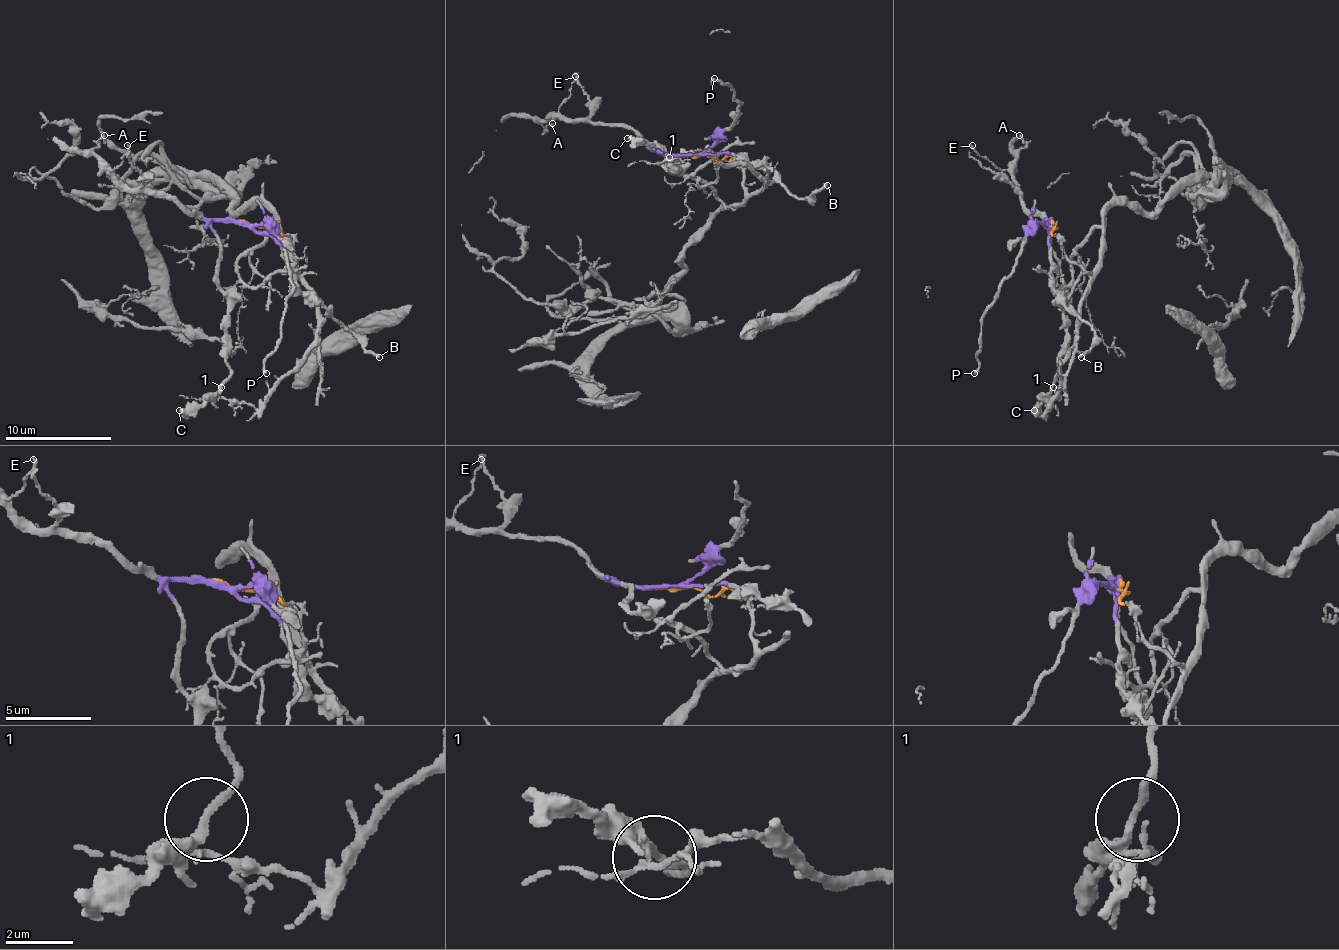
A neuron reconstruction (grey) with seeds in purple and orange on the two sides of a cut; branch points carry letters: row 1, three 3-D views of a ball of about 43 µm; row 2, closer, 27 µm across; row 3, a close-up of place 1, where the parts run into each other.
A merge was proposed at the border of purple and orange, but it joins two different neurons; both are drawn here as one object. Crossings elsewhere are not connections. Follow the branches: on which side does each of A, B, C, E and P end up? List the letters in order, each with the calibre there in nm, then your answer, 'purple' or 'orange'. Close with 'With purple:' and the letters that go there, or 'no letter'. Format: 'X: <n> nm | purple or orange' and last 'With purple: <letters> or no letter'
A: 180 nm | purple
B: 200 nm | purple
C: 360 nm | purple
E: 120 nm | purple
P: 200 nm | purple
With purple: A, B, C, E, P

